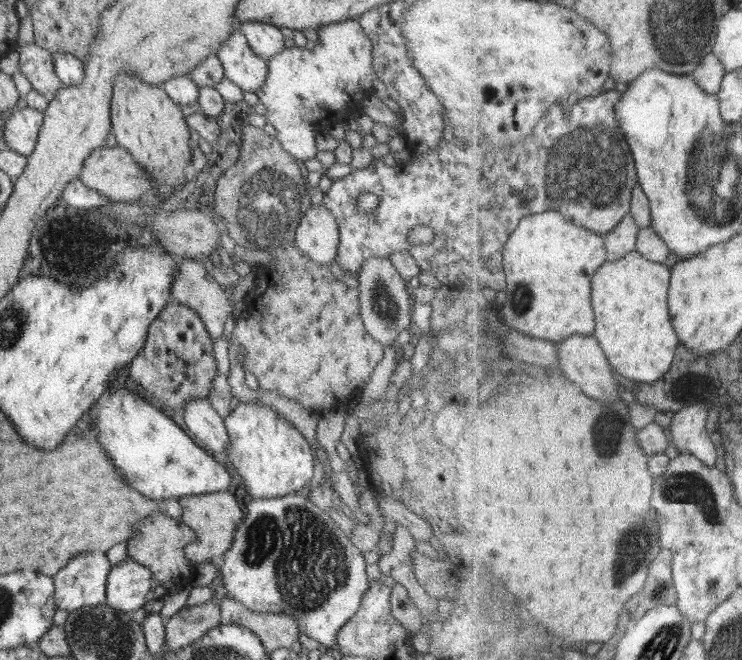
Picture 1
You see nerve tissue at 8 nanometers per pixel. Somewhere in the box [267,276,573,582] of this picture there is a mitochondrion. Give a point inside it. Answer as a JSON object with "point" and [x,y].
{"point":[382,301]}

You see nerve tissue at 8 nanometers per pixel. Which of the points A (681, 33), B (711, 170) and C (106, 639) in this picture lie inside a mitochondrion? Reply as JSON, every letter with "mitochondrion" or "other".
{"A":"mitochondrion","B":"mitochondrion","C":"mitochondrion"}

